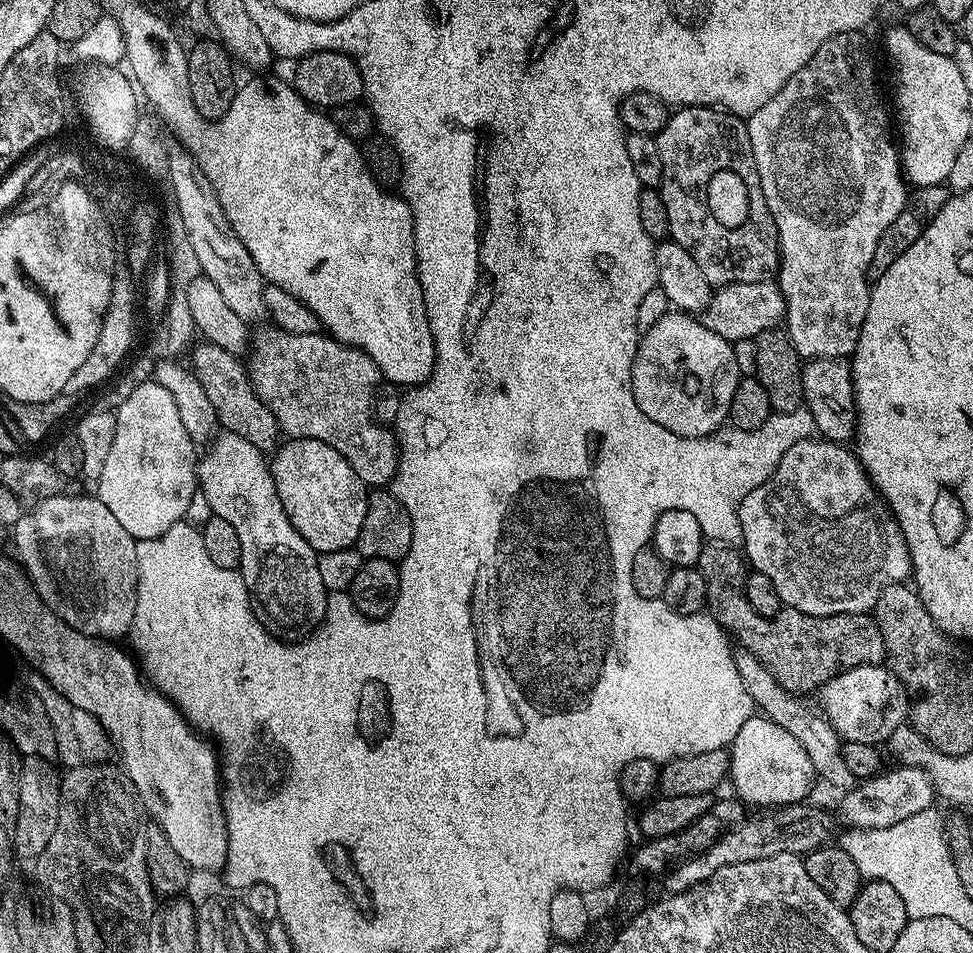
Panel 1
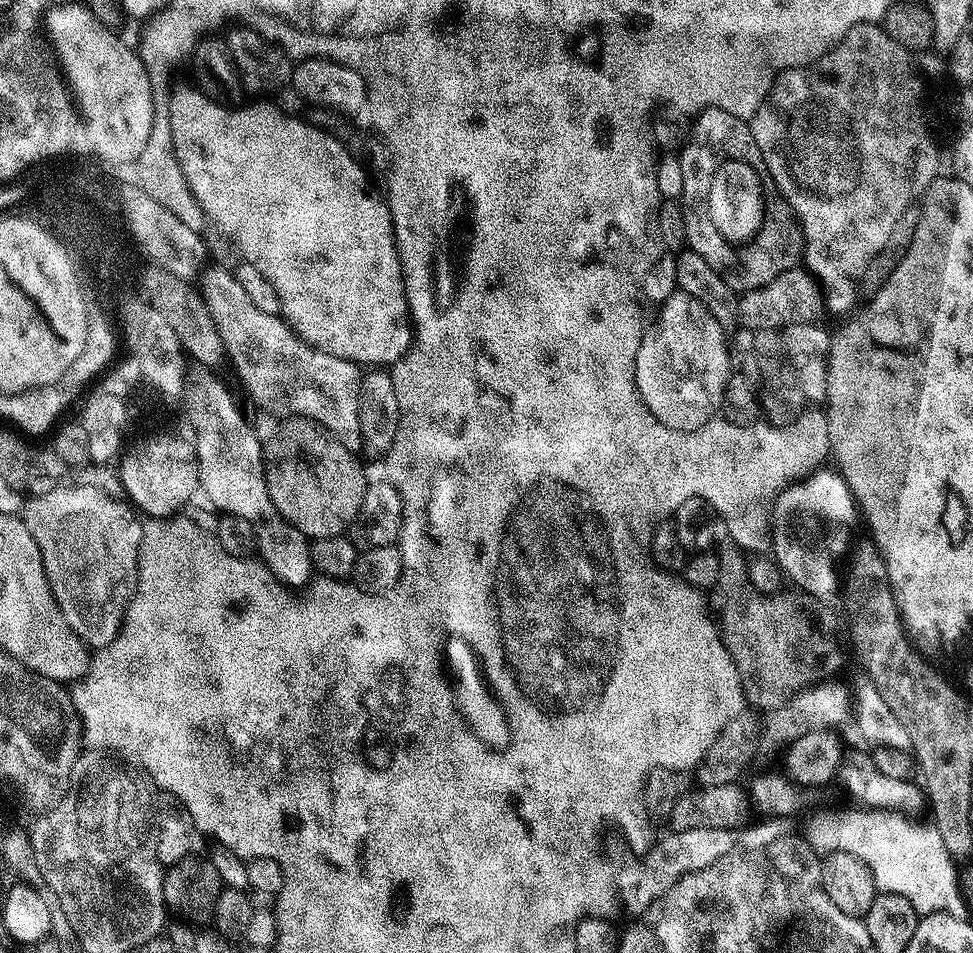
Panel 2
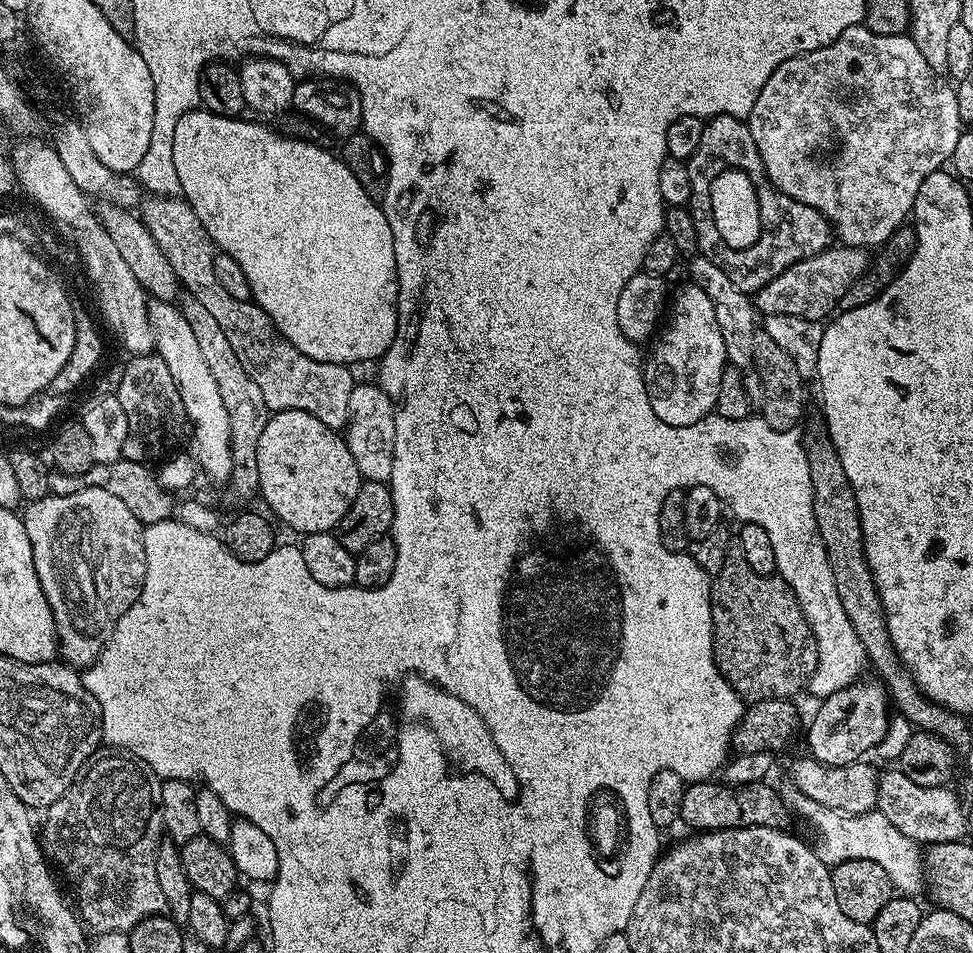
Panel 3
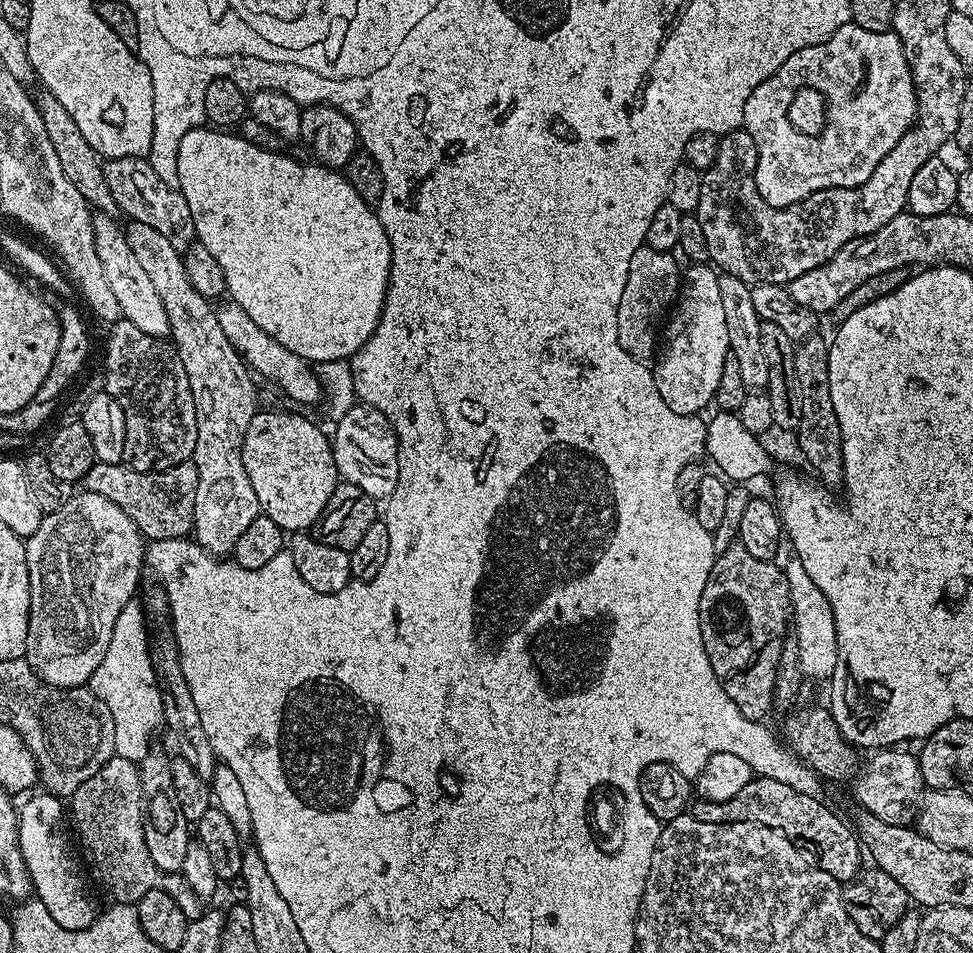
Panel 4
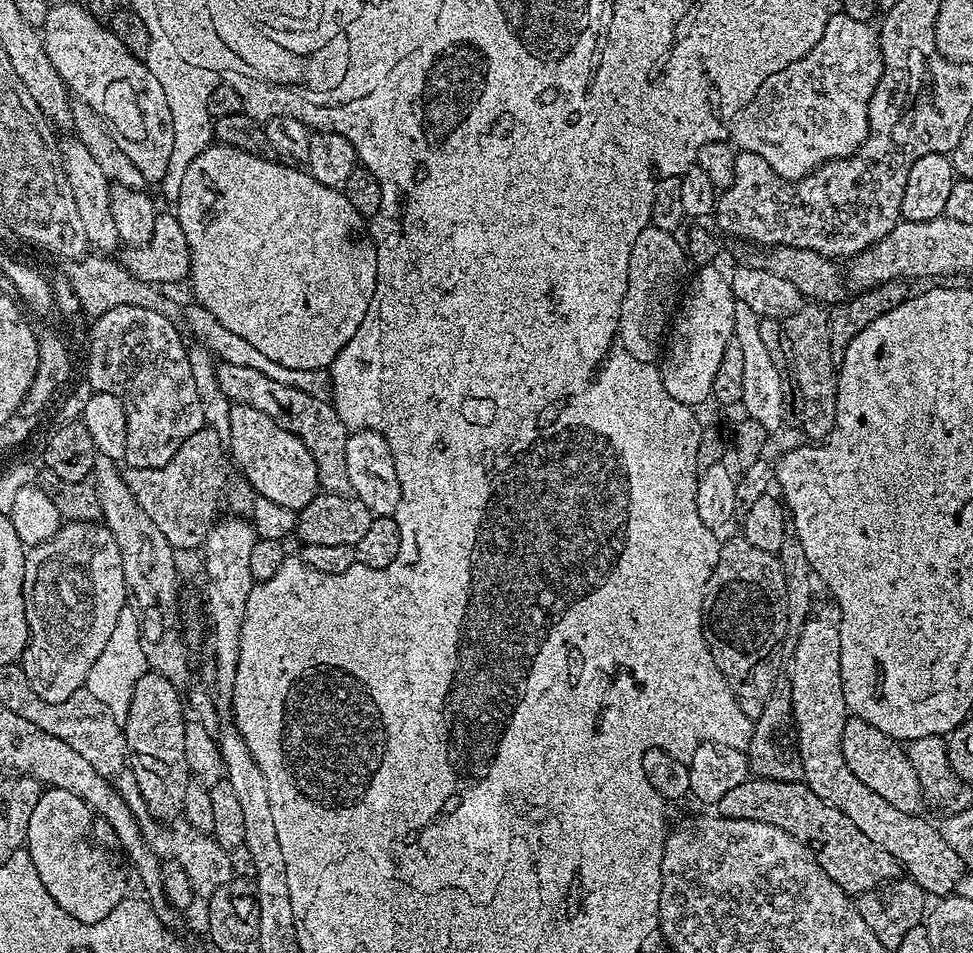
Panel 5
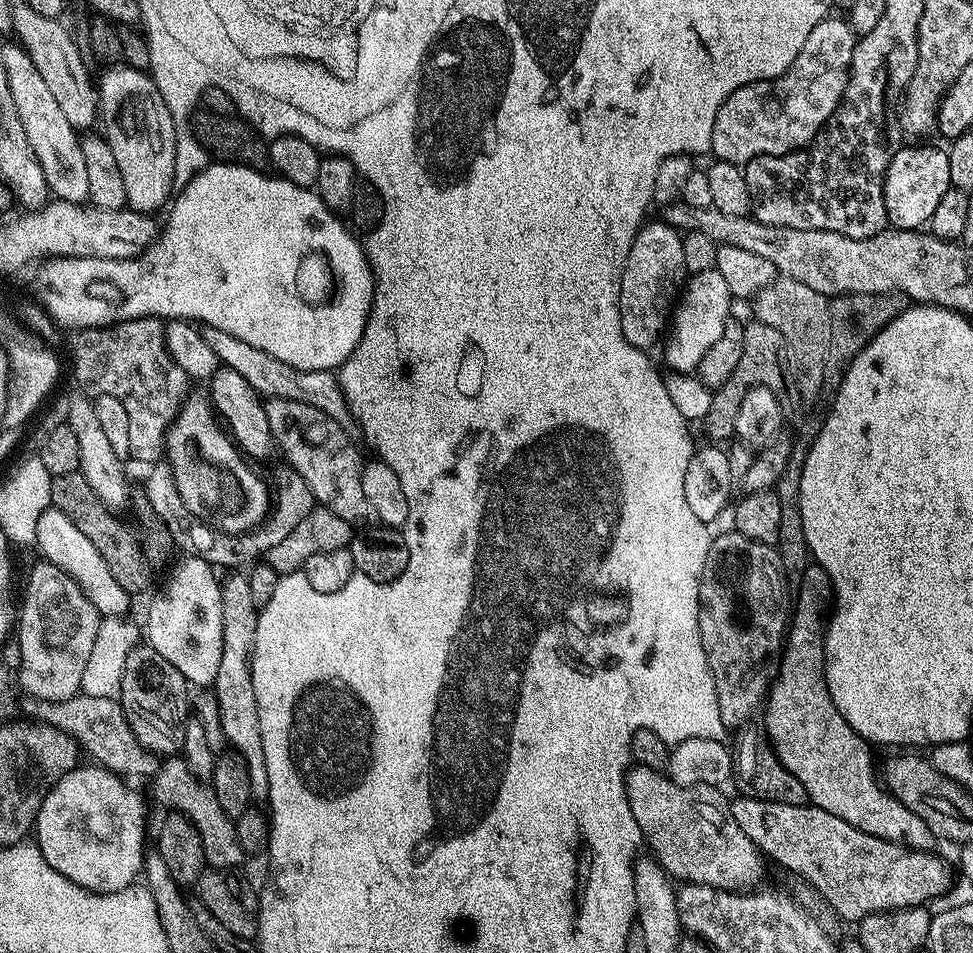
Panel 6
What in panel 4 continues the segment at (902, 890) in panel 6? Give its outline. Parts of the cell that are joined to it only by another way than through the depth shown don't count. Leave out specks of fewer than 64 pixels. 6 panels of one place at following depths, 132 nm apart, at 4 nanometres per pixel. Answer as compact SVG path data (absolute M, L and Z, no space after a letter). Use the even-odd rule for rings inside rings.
M756 776L739 794L734 794L734 798L726 798L726 802L697 799L691 805L690 814L698 818L698 822L750 822L777 828L779 832L787 834L799 848L815 857L820 868L829 872L834 879L841 882L855 880L862 871L862 845L855 831L849 825L847 828L843 818L835 816L824 802L818 796L798 794L798 790L794 790L794 786L786 786L786 782L774 782L774 778Z

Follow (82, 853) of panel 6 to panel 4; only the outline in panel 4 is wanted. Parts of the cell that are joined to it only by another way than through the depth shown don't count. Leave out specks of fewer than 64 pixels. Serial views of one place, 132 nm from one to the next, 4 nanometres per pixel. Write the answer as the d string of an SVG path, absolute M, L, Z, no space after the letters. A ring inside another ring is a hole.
M41 791L39 795L29 795L29 800L24 805L21 803L18 808L18 842L26 870L32 879L32 891L42 906L50 910L50 918L54 918L58 926L66 930L89 928L98 915L98 908L92 905L88 888L84 885L85 869L66 827L65 805L63 808L60 805L63 804L61 797L50 792Z

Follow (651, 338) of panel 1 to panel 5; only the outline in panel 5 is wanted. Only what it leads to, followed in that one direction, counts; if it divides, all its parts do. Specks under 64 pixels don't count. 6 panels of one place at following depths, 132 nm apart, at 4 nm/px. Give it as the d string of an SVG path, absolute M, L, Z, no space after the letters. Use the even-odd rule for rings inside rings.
M716 266L697 272L700 273L693 280L691 277L683 289L666 336L666 351L658 364L670 398L686 406L697 406L711 397L714 373L718 370L718 362L722 362L722 350L734 339L734 306L738 303L732 295L729 277L725 273L723 276Z

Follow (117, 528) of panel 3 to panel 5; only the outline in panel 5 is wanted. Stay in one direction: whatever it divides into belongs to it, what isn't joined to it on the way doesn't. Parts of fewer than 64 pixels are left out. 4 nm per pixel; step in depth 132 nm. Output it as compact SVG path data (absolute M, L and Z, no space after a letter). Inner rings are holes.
M91 520L90 522L71 522L61 523L58 532L54 533L48 541L42 541L27 549L24 557L24 609L26 610L26 622L28 623L28 645L24 647L22 657L22 667L34 694L51 704L66 702L74 693L81 691L88 683L90 666L102 654L102 649L106 647L106 642L110 634L114 631L114 622L118 622L118 614L126 611L126 601L128 598L128 587L122 578L122 554L118 550L118 542L114 542L114 534L102 522Z

